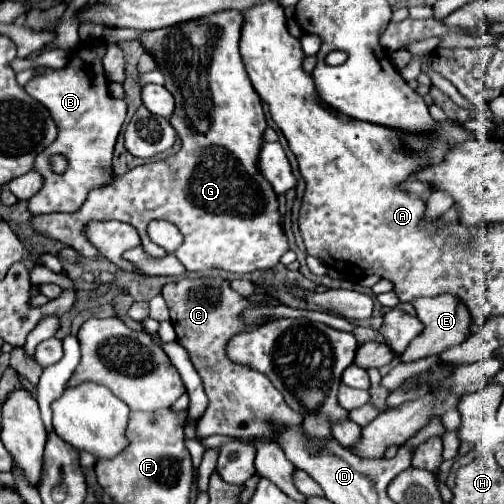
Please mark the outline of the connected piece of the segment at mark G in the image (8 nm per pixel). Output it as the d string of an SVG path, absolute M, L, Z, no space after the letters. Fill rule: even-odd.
M224 12L214 18L198 18L198 22L184 22L172 28L160 28L146 32L140 40L146 50L158 60L160 72L166 78L166 88L176 100L176 114L170 124L182 136L182 148L178 154L162 160L148 162L132 168L124 176L116 176L112 186L102 186L88 194L84 206L74 214L44 214L32 218L32 230L76 248L86 258L102 258L102 252L86 238L86 226L92 220L118 220L134 226L142 238L142 248L152 258L162 258L166 252L150 242L146 226L150 220L164 218L178 226L184 234L184 244L176 250L176 258L190 270L222 268L234 274L250 274L254 270L266 270L278 264L284 252L288 252L288 238L280 226L278 196L268 186L268 180L260 174L258 154L264 144L266 116L262 110L262 100L252 88L244 60L240 54L240 32L244 16L242 12Z

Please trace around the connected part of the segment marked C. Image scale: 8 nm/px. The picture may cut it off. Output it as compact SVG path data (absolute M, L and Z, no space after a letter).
M184 278L184 280L176 282L176 284L164 286L162 298L166 300L166 304L170 308L170 320L172 320L172 326L176 330L176 336L178 336L176 340L188 350L190 360L192 360L194 368L198 370L198 374L200 374L200 378L204 382L204 390L206 390L206 394L210 398L210 404L208 404L204 416L196 424L196 434L200 438L208 438L212 434L224 434L224 436L232 436L232 438L264 436L268 440L276 440L278 430L292 428L292 426L298 426L302 422L300 414L296 414L284 402L282 394L272 386L272 382L264 374L260 374L256 370L250 370L246 366L238 366L238 364L234 364L234 362L230 362L226 358L224 348L226 348L228 338L232 338L240 330L254 328L254 326L246 326L246 324L242 324L238 320L240 312L244 308L248 308L250 304L228 286L228 280L224 280L224 278Z

